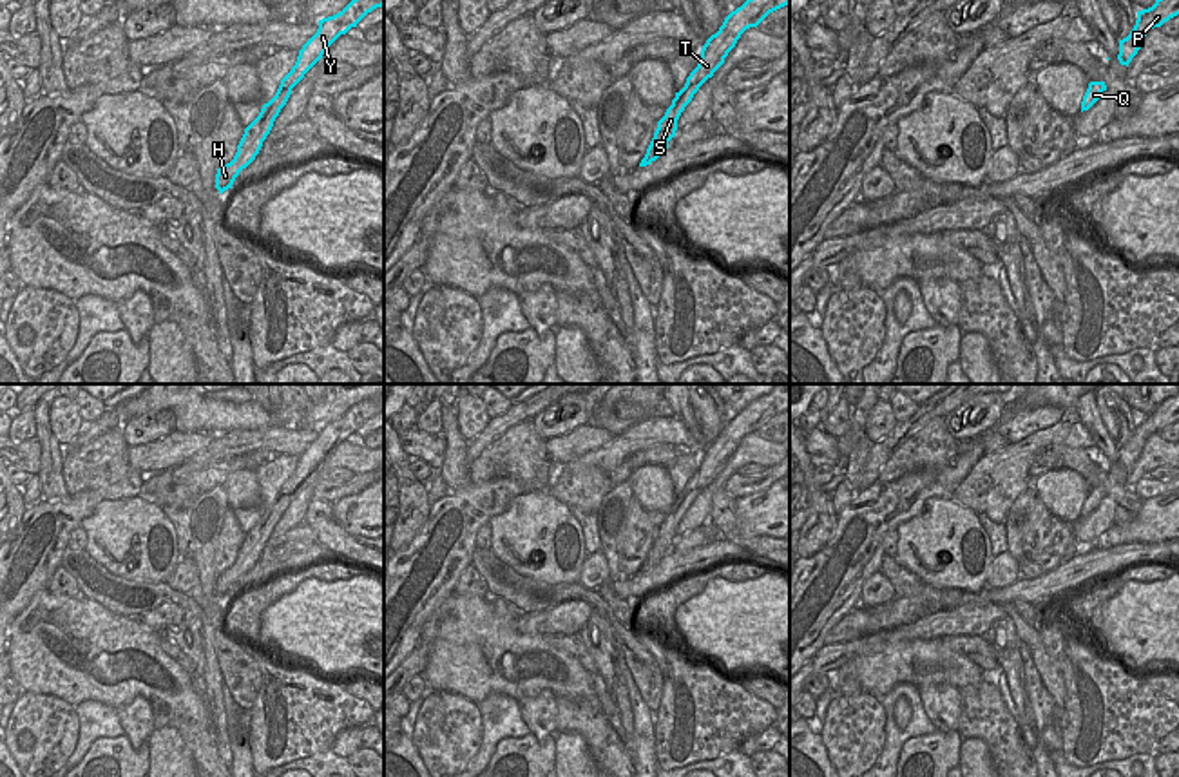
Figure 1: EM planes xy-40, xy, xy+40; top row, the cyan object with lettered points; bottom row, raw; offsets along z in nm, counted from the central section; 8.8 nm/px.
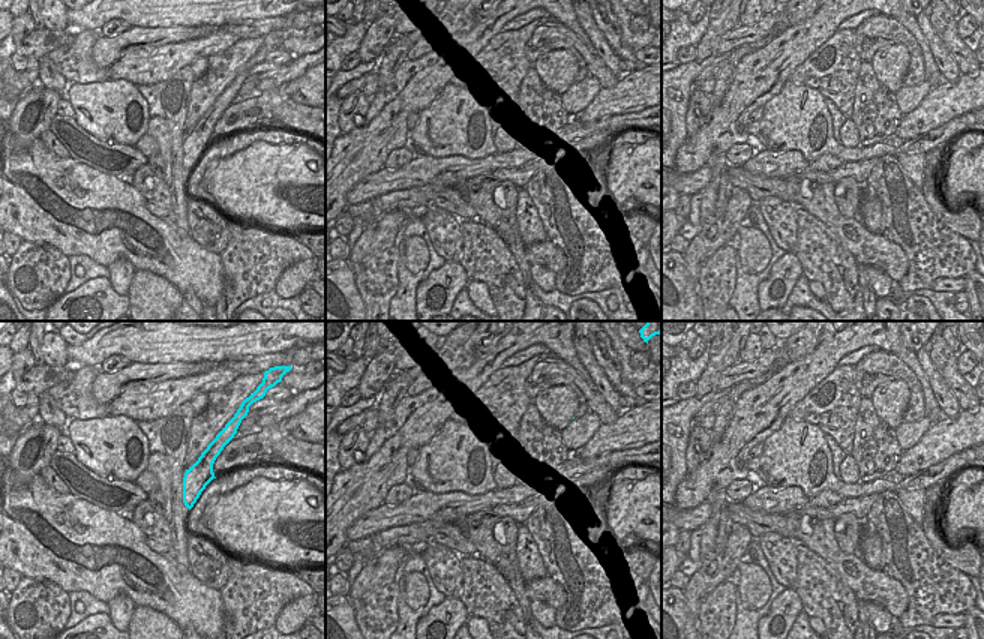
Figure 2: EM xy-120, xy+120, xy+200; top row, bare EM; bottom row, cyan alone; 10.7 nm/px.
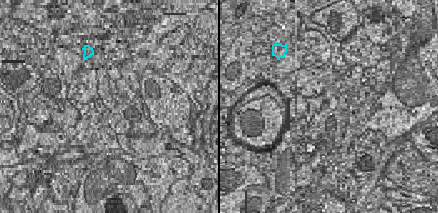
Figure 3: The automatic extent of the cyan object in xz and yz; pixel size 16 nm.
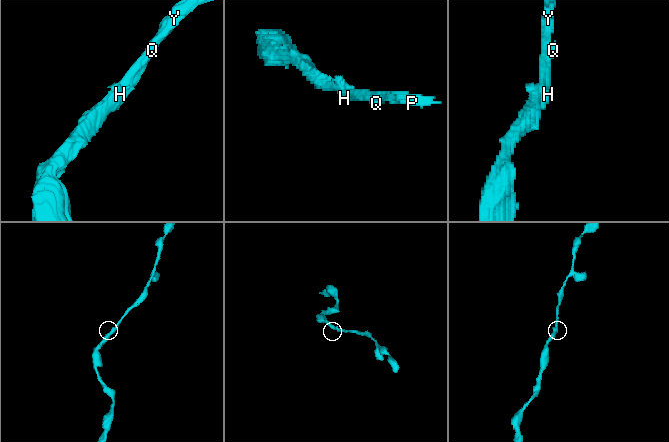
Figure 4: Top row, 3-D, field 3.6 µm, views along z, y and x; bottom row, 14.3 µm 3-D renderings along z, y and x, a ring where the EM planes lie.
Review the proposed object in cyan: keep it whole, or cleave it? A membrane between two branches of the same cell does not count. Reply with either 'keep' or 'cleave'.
keep

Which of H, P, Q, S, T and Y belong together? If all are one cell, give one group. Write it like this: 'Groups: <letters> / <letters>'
Groups: H P Q S T Y.

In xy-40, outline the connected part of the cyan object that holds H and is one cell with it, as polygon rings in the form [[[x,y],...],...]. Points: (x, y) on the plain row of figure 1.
[[[371,397],[353,404],[340,418],[319,426],[317,438],[302,451],[292,476],[281,485],[275,502],[263,511],[259,522],[244,534],[237,551],[237,558],[230,569],[217,574],[216,594],[219,600],[232,594],[235,583],[246,574],[259,560],[263,547],[270,540],[275,523],[286,511],[292,494],[304,484],[304,480],[322,464],[330,451],[346,440],[373,415],[384,411],[384,397]]]

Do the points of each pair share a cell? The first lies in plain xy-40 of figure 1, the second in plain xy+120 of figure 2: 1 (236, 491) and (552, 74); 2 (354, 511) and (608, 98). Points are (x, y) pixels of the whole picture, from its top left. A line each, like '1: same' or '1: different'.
1: same
2: same

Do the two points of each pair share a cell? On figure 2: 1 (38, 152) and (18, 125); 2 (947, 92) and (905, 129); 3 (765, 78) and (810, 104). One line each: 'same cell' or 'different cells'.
1: different cells
2: same cell
3: different cells

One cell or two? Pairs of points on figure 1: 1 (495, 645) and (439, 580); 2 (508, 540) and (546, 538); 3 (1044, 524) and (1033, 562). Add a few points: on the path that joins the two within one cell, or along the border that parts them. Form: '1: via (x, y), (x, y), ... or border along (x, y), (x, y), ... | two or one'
1: border along (453, 593), (424, 625) | two
2: via (517, 540), (536, 538) | one
3: via (1044, 533), (1040, 553) | one

